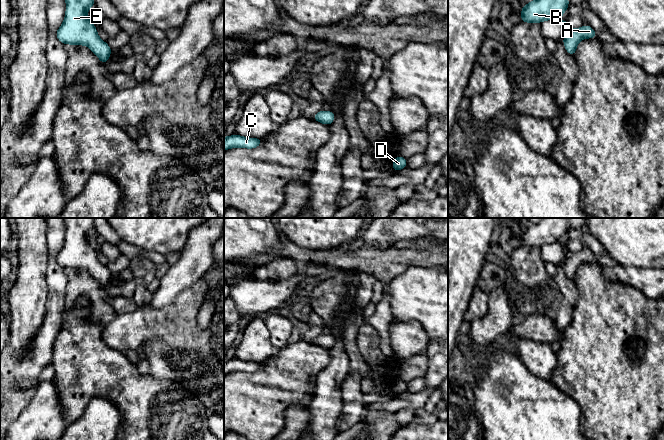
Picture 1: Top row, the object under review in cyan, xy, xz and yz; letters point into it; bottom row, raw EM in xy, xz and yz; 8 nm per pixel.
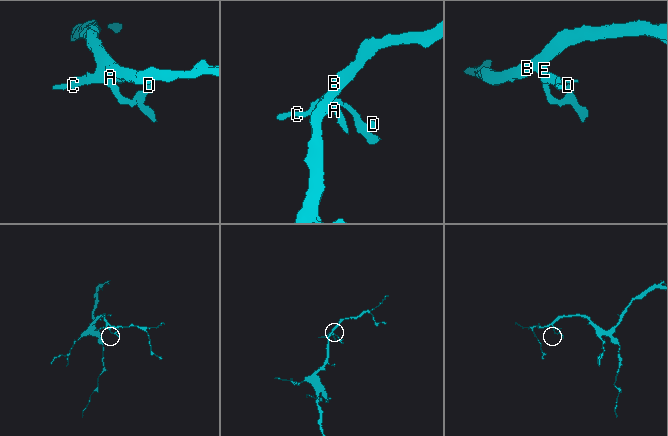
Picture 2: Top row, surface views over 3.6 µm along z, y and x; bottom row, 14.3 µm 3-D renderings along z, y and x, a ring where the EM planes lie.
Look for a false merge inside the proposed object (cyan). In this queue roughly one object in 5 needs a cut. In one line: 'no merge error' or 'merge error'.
no merge error

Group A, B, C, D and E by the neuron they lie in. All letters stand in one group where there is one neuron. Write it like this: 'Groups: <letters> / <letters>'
Groups: A B C D E

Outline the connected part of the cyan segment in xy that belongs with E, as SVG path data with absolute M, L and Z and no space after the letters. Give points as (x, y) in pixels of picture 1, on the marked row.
M66 0L66 15L56 37L65 45L88 46L105 65L112 49L99 38L96 27L87 16L87 10L94 5L94 0Z

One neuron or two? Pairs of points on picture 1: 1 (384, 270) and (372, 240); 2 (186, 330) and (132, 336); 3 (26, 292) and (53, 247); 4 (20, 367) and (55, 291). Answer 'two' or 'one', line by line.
1: two
2: one
3: two
4: one

